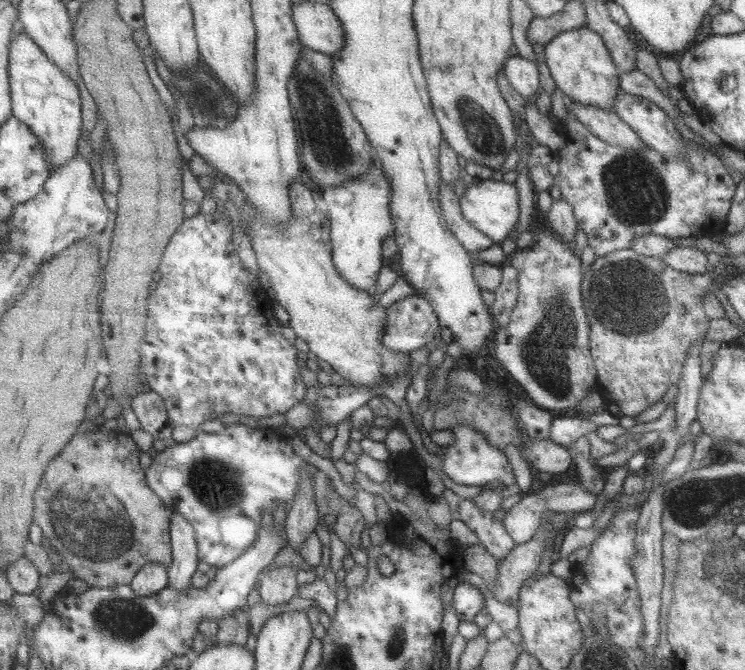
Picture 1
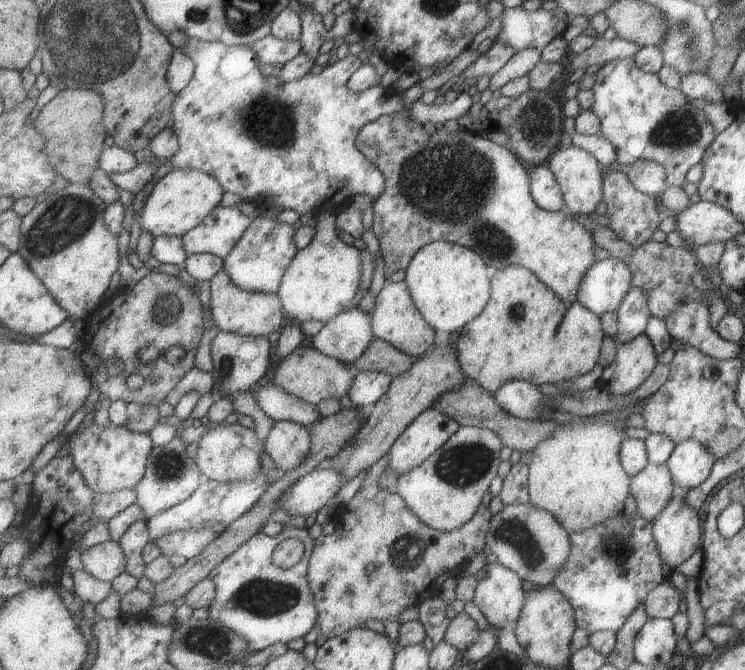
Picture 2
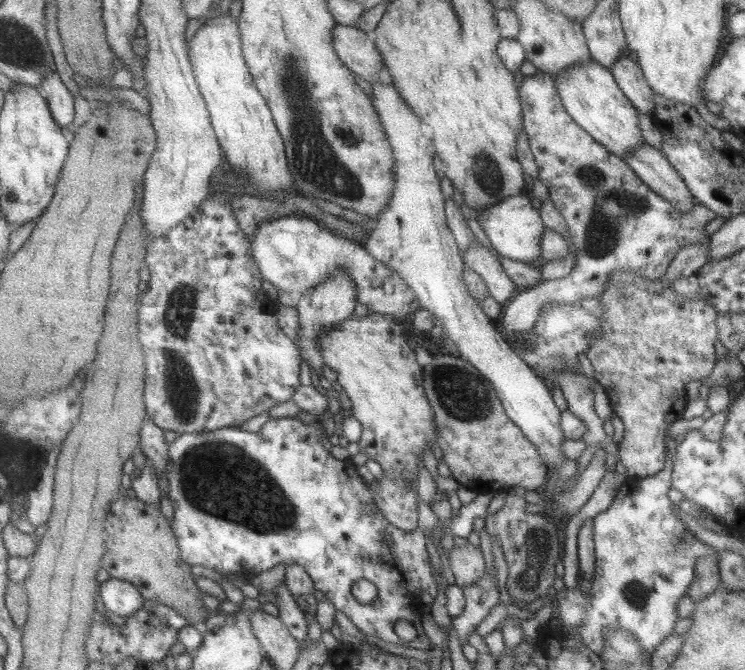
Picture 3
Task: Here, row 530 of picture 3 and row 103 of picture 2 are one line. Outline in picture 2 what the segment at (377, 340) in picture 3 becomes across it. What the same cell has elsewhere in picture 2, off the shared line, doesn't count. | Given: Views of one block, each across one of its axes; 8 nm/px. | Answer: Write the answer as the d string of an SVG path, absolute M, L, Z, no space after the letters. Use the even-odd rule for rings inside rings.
M419 82L405 89L400 94L404 106L396 113L377 117L367 123L357 137L359 150L362 150L363 154L366 154L367 158L370 158L385 175L385 189L373 202L371 227L380 244L380 253L384 262L384 279L395 271L405 270L410 258L423 245L431 241L447 241L473 250L487 266L495 268L495 271L509 265L530 270L568 307L576 300L576 290L582 276L596 261L593 255L596 244L591 233L563 214L562 210L546 211L535 204L530 195L527 167L509 148L481 138L474 131L460 128L456 131L447 130L442 123L435 125L435 132L425 132L421 124L410 118L408 110L408 106L415 104L421 95Z

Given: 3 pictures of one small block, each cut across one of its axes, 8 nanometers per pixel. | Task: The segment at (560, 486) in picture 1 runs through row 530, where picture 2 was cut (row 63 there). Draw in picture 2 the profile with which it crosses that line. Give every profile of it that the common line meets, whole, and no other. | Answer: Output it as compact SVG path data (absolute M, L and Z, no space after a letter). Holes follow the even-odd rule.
M538 49L514 51L513 56L495 74L491 75L488 82L489 90L500 89L506 82L526 75L538 60Z

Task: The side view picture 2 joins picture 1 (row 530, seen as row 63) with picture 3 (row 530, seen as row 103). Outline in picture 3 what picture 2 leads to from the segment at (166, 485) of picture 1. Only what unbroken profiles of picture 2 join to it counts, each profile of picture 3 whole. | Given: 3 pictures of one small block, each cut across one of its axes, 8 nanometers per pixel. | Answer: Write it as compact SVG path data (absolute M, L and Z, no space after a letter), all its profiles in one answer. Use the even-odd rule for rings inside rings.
M298 417L271 418L257 433L242 430L239 426L235 426L220 428L217 431L178 434L177 439L170 443L170 463L168 464L167 472L169 473L172 486L168 494L173 500L174 509L174 518L171 520L171 523L175 534L178 536L182 557L189 564L212 568L222 576L226 573L237 573L240 575L244 574L251 579L255 578L256 572L260 573L263 570L271 570L271 568L275 568L275 566L279 566L281 563L285 567L289 567L293 563L303 565L307 572L309 572L309 575L311 575L311 578L313 578L316 590L323 592L325 598L331 599L335 603L337 610L344 613L361 632L367 634L367 636L376 636L385 642L393 642L393 644L399 644L399 646L405 648L418 648L419 650L427 651L431 648L432 644L424 634L421 622L411 612L411 606L413 606L419 616L423 613L420 591L426 590L432 597L432 600L435 600L437 595L437 584L435 584L435 579L431 574L427 551L425 551L425 536L427 533L423 532L419 527L415 528L413 532L403 532L403 529L395 528L395 525L392 525L390 521L383 518L381 510L375 508L375 512L373 512L375 502L371 500L369 483L357 472L357 467L353 466L349 459L337 460L331 454L331 451L323 448L321 443L323 435L325 435L325 429L322 424L315 422L304 424ZM361 578L370 581L376 588L377 594L369 604L361 604L353 596L353 592L351 592L353 584L357 580L361 580ZM397 620L407 620L407 622L414 626L416 629L414 639L405 642L397 637L397 634L393 631L393 624Z

